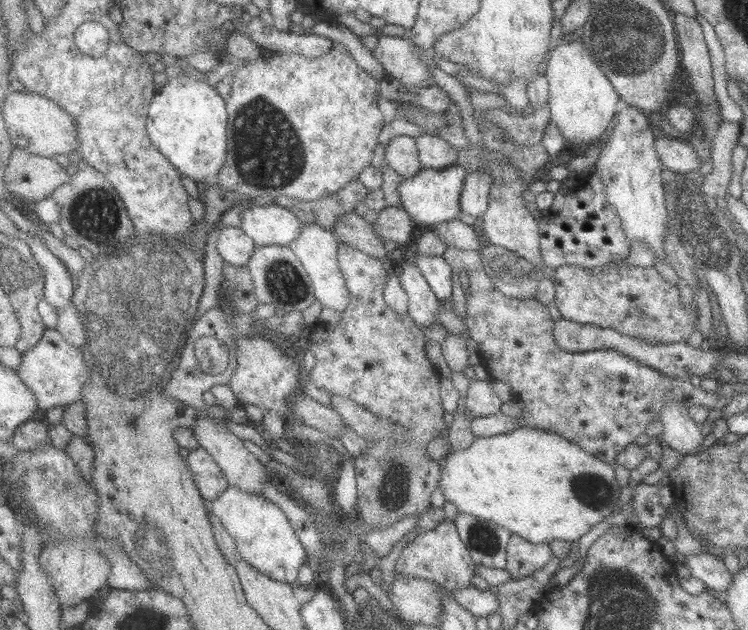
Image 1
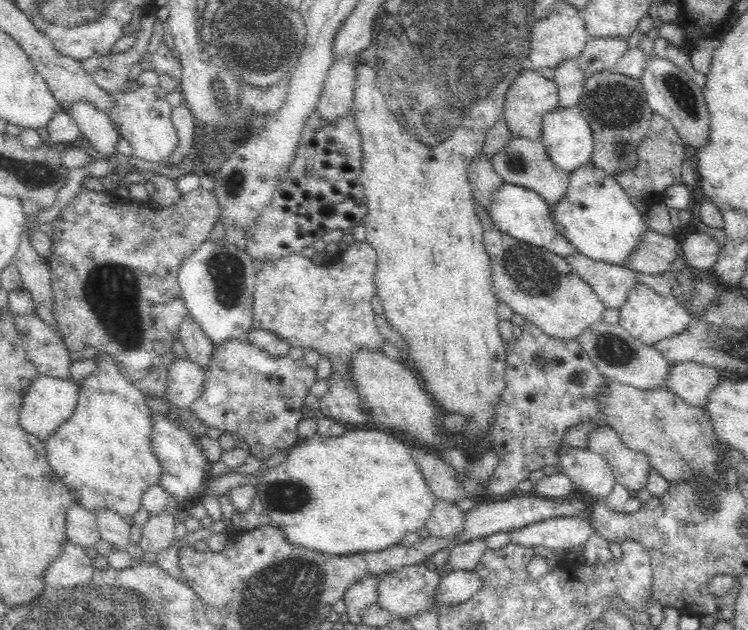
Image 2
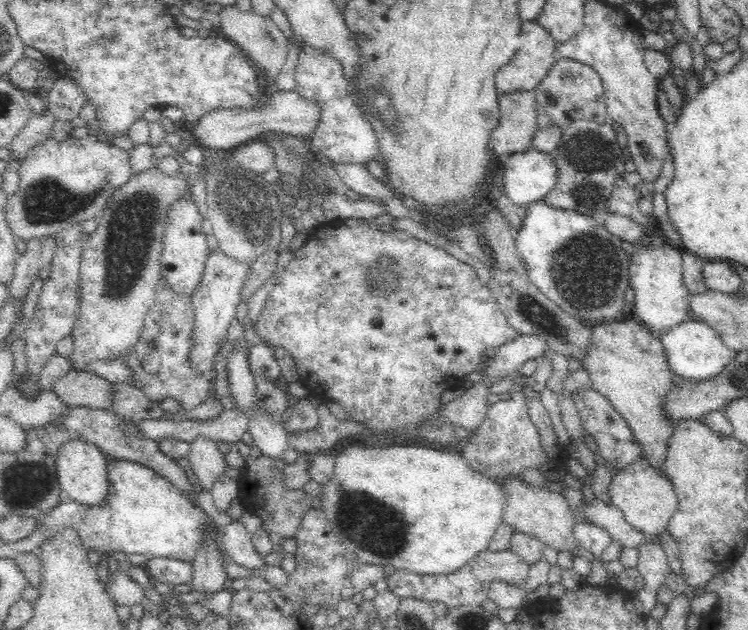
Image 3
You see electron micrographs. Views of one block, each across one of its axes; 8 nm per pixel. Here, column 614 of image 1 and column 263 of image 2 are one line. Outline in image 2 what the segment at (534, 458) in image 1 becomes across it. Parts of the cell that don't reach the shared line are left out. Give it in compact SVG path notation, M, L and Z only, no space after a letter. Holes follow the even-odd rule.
M382 428L349 429L335 437L316 433L290 447L284 462L266 470L261 467L256 475L260 475L260 480L254 488L263 505L263 514L270 516L270 524L284 533L287 543L332 556L381 552L400 545L408 532L426 526L437 500L408 446ZM291 474L320 474L320 502L316 502L312 482L296 482Z

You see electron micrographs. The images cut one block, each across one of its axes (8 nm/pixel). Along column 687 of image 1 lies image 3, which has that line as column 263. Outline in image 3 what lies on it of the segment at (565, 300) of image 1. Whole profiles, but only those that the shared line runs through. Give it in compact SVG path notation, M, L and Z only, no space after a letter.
M334 219L316 226L308 234L304 244L293 253L290 264L279 276L273 290L266 300L266 307L256 322L256 336L276 348L284 348L289 352L298 368L299 376L302 376L309 395L321 399L323 402L334 402L340 405L350 422L358 422L368 432L375 434L413 434L411 440L424 441L442 446L459 446L460 442L470 436L470 429L462 428L452 423L440 423L439 425L426 425L426 422L434 422L439 417L441 396L447 390L462 387L463 377L478 369L481 357L488 350L496 350L506 342L519 336L519 333L508 323L507 318L499 308L498 302L477 278L477 272L468 263L462 263L446 253L442 247L421 241L402 230L392 232L374 230L368 225L367 219Z

